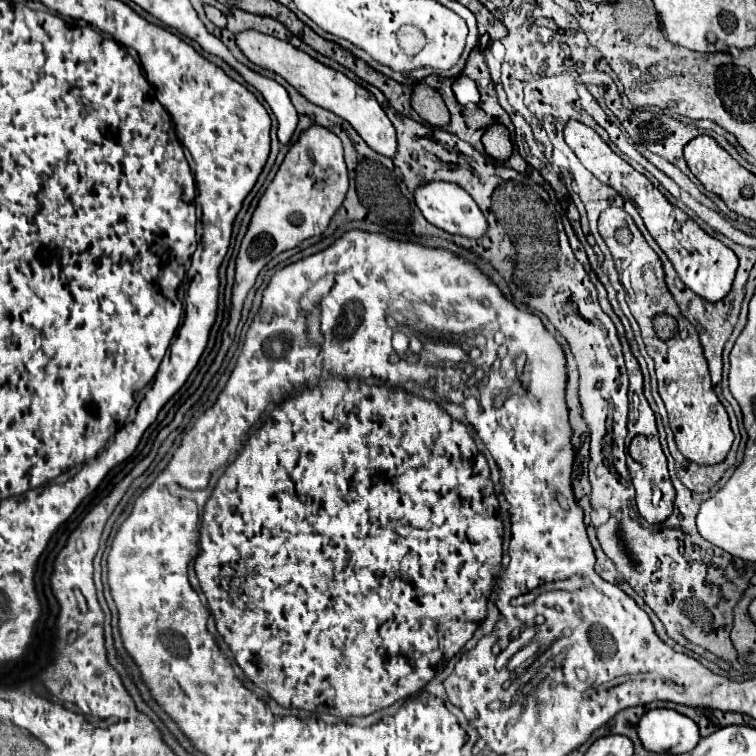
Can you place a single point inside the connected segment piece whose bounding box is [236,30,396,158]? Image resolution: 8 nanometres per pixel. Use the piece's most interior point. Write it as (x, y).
(327, 88)

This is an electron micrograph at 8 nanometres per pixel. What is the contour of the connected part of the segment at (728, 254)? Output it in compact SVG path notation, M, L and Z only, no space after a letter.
M570 120L564 128L564 140L572 148L572 152L578 156L578 160L600 182L612 186L624 200L634 202L648 232L658 242L662 252L670 258L680 280L694 294L706 298L708 302L718 302L720 298L724 298L730 292L732 282L734 282L734 274L738 268L738 258L726 244L708 236L688 214L684 214L680 208L670 204L664 198L664 194L658 188L654 188L652 182L644 174L636 172L626 160L622 160L618 154L614 154L610 150L610 146L592 128L580 124L578 120Z

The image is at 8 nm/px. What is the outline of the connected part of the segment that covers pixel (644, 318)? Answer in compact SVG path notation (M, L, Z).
M636 310L636 314L632 316L636 318L646 350L656 364L658 390L668 410L668 424L674 432L676 446L688 460L696 464L702 464L702 466L720 464L730 452L730 446L734 442L734 432L730 428L728 414L722 402L712 390L710 372L708 372L706 358L702 354L698 332L680 312L676 312L674 314L674 318L678 320L676 336L666 342L660 340L652 330L652 314L660 314L660 312L668 314L668 310Z

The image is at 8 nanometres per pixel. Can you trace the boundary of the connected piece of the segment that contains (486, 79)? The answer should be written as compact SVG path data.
M472 50L470 52L462 72L466 76L470 76L478 86L494 86L494 82L490 78L490 72L488 72L488 66L484 62L484 54L480 50Z

